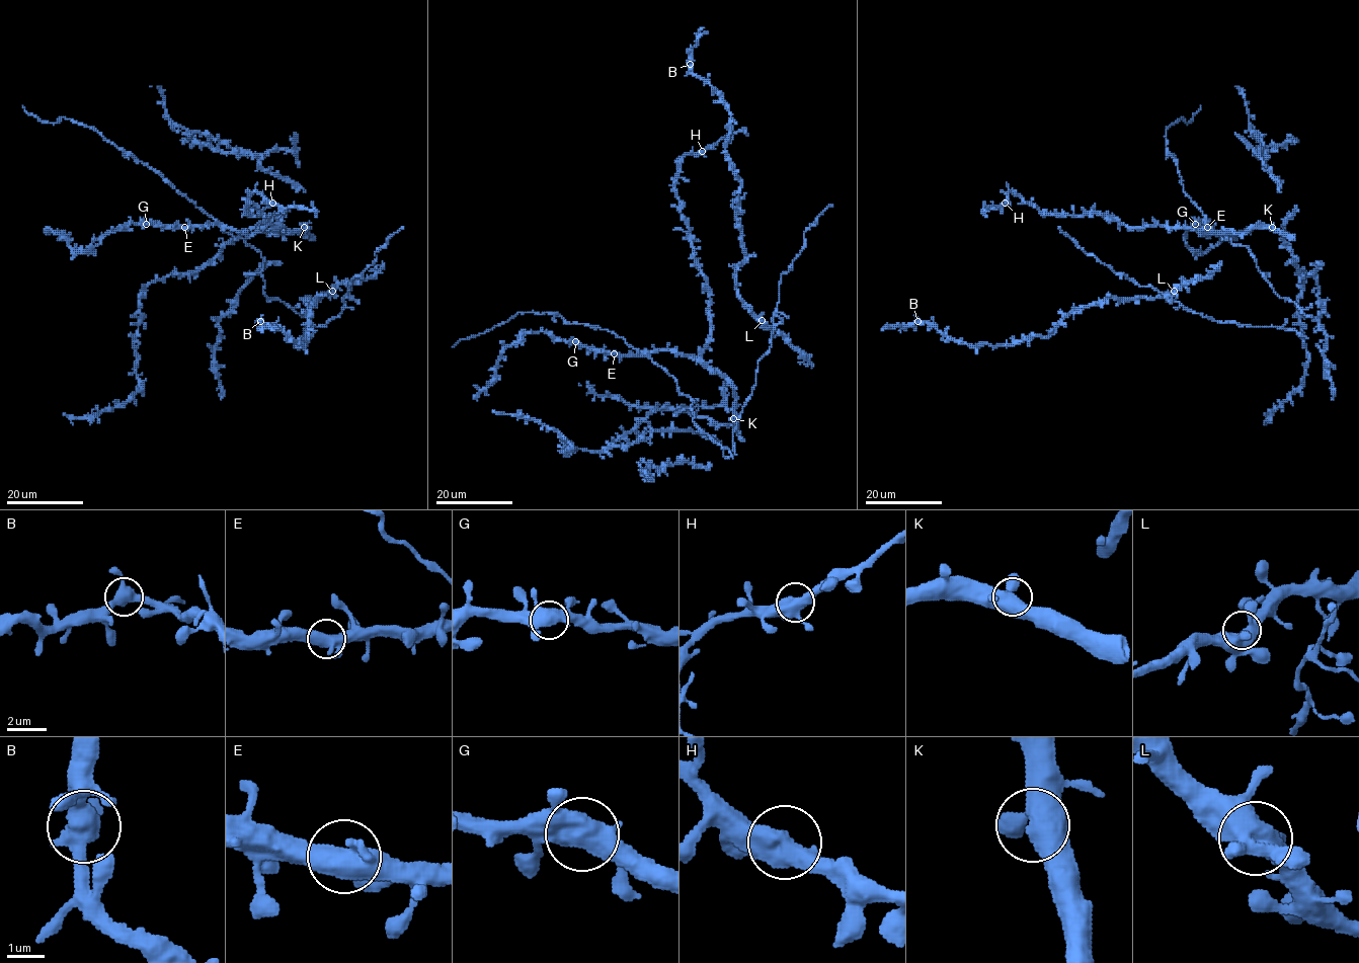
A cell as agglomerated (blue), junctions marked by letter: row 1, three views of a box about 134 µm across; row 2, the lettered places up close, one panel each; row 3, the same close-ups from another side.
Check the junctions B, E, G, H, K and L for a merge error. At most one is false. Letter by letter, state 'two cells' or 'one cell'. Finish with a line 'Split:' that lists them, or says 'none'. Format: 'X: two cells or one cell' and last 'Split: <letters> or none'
B: one cell
E: one cell
G: one cell
H: one cell
K: one cell
L: one cell
Split: none

